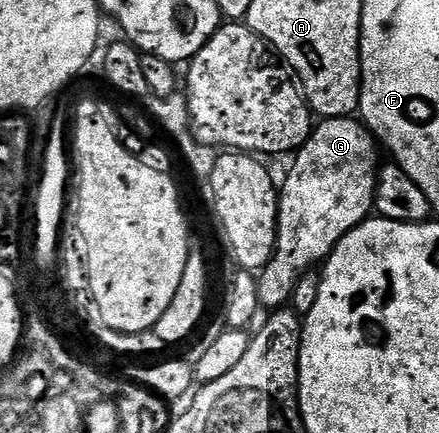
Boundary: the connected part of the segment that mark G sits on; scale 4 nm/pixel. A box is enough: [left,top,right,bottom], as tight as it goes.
[257,118,379,308]

